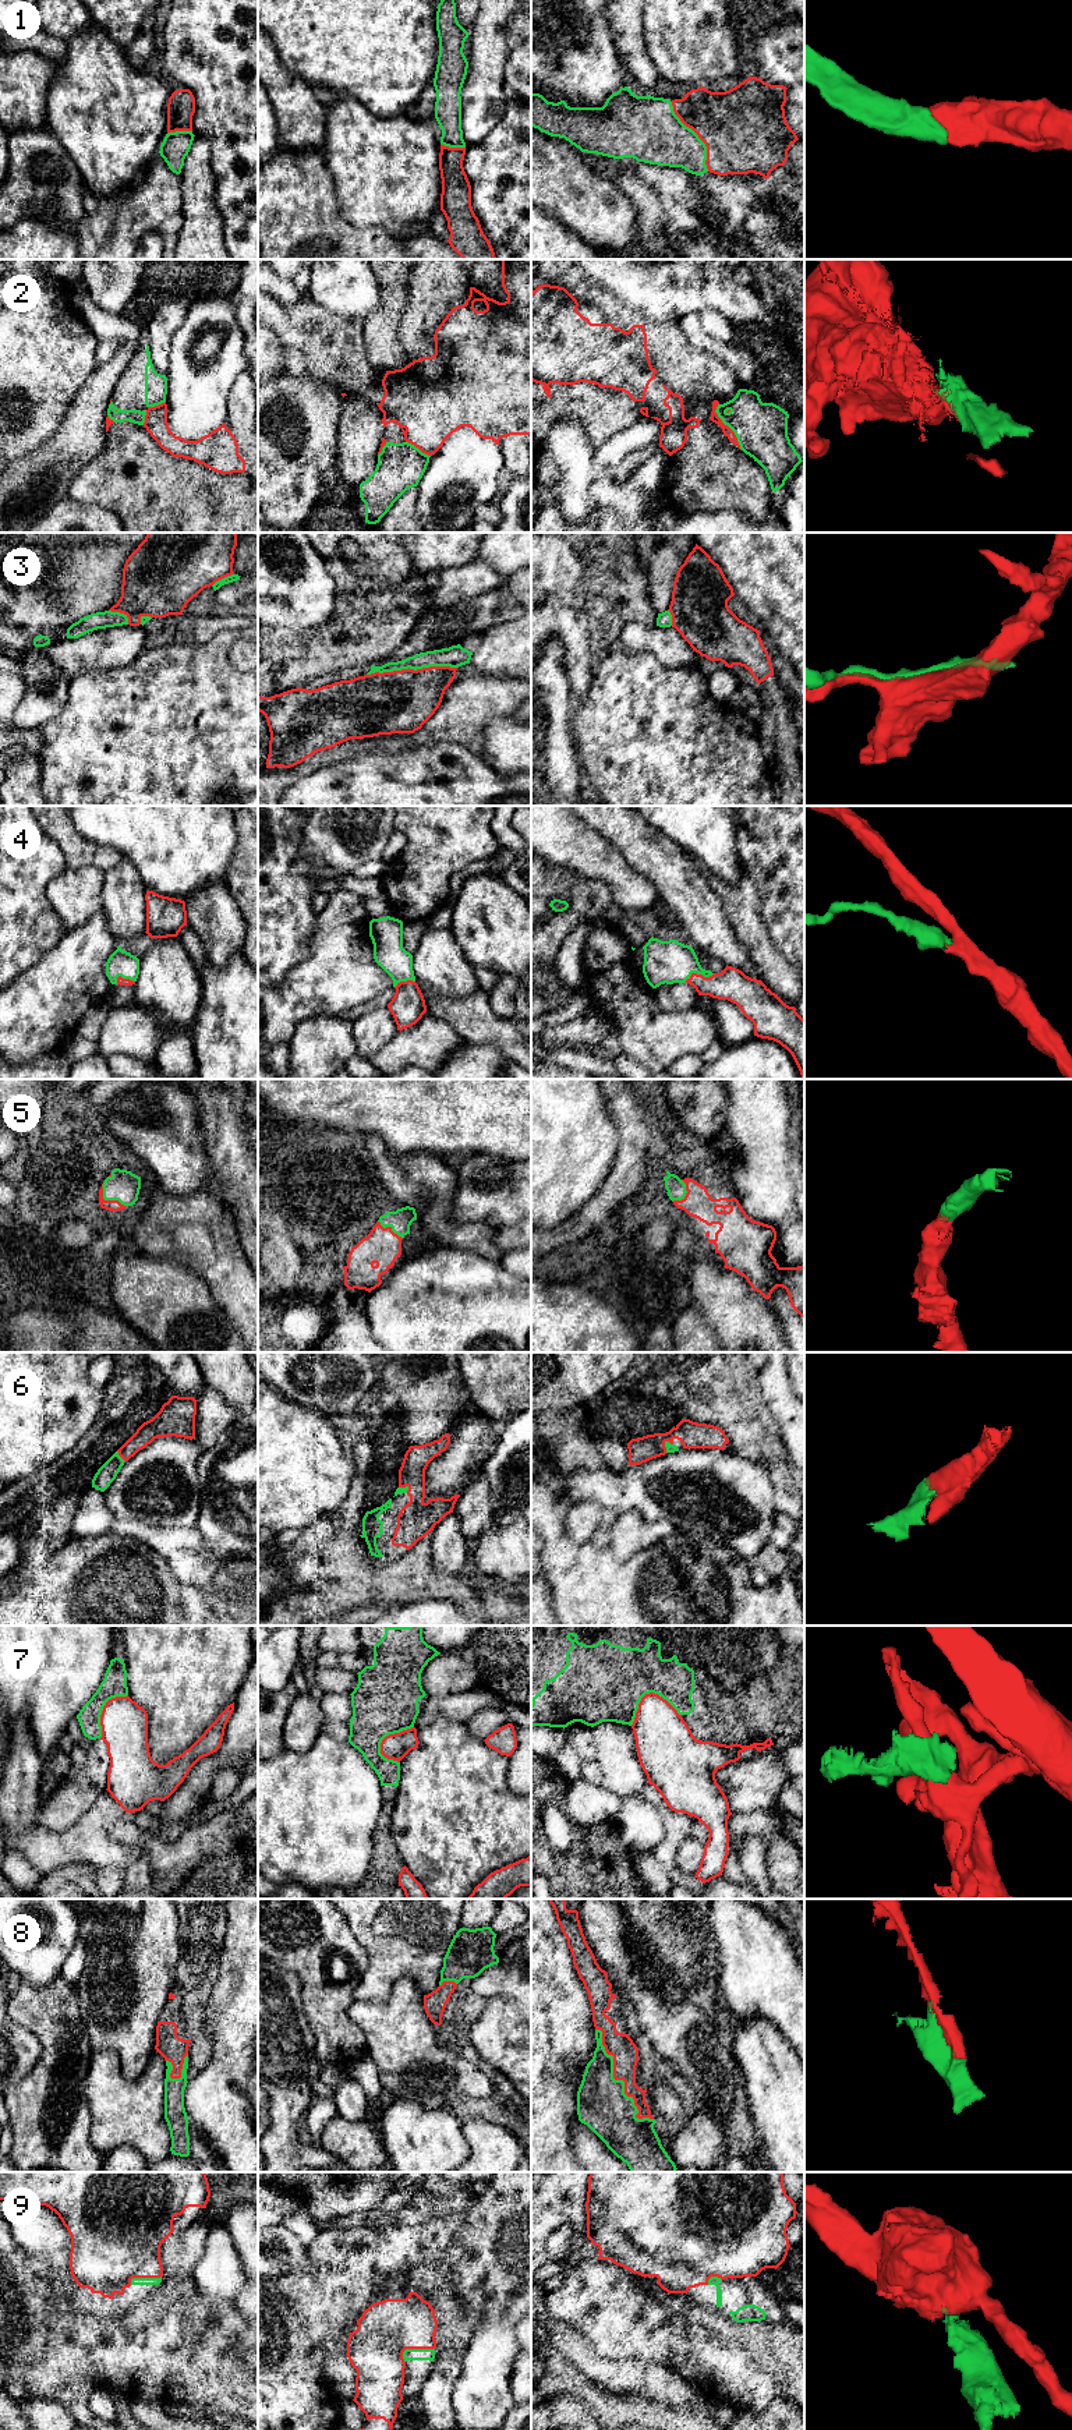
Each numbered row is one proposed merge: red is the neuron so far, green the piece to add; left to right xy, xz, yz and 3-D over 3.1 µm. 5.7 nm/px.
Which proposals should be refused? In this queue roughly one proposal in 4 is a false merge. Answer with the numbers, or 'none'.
2, 7

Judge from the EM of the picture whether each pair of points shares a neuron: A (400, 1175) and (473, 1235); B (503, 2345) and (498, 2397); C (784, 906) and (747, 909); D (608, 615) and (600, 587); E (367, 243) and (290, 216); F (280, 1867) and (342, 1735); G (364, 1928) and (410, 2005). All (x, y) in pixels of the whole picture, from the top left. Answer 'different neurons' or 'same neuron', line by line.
A: same neuron
B: same neuron
C: different neurons
D: same neuron
E: same neuron
F: different neurons
G: different neurons

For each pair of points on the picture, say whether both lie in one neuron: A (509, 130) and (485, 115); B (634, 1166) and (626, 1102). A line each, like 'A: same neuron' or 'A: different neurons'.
A: different neurons
B: same neuron

